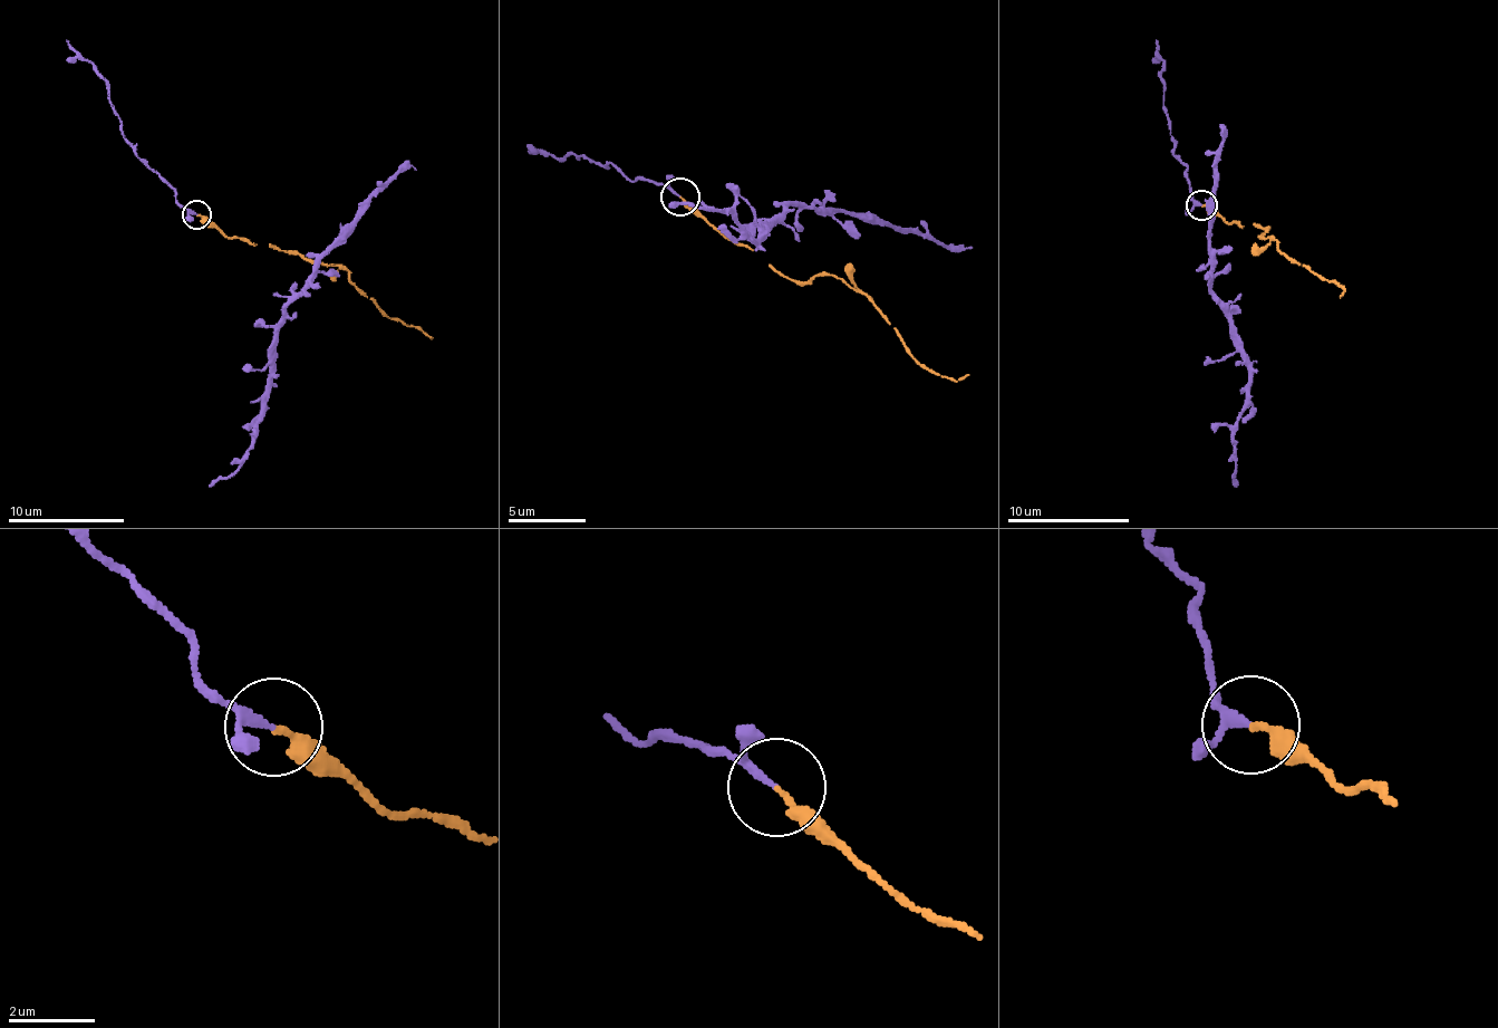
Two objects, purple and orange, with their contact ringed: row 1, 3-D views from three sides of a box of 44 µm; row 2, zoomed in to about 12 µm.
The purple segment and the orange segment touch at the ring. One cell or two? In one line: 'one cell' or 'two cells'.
one cell

